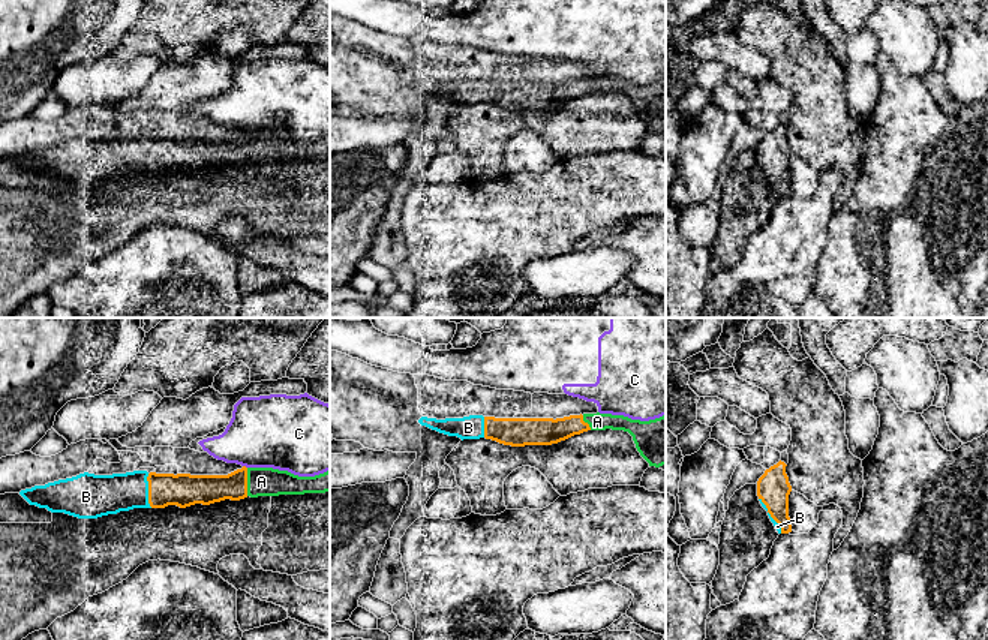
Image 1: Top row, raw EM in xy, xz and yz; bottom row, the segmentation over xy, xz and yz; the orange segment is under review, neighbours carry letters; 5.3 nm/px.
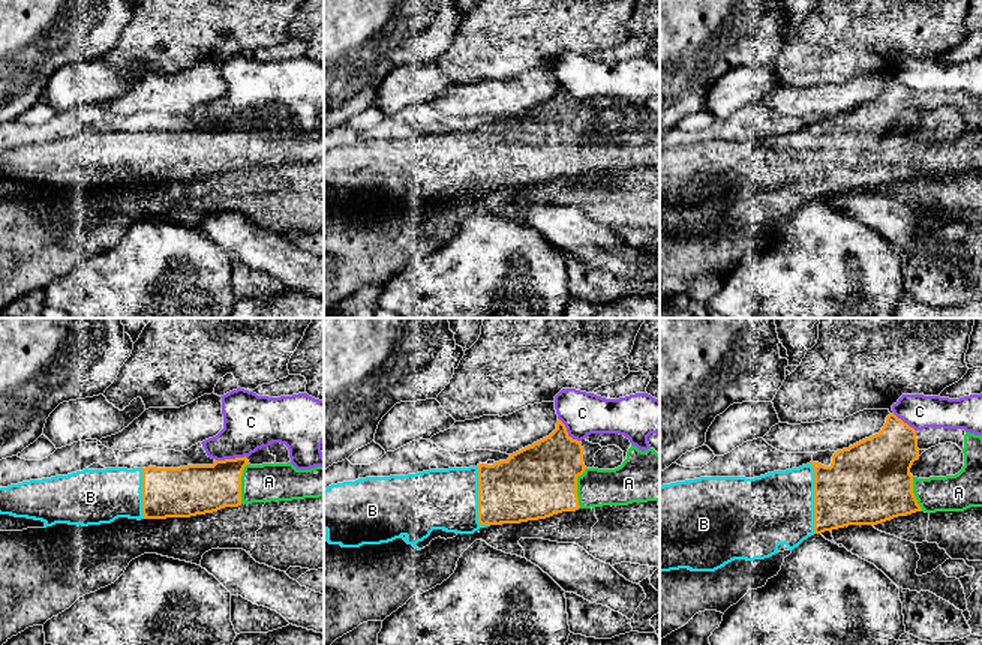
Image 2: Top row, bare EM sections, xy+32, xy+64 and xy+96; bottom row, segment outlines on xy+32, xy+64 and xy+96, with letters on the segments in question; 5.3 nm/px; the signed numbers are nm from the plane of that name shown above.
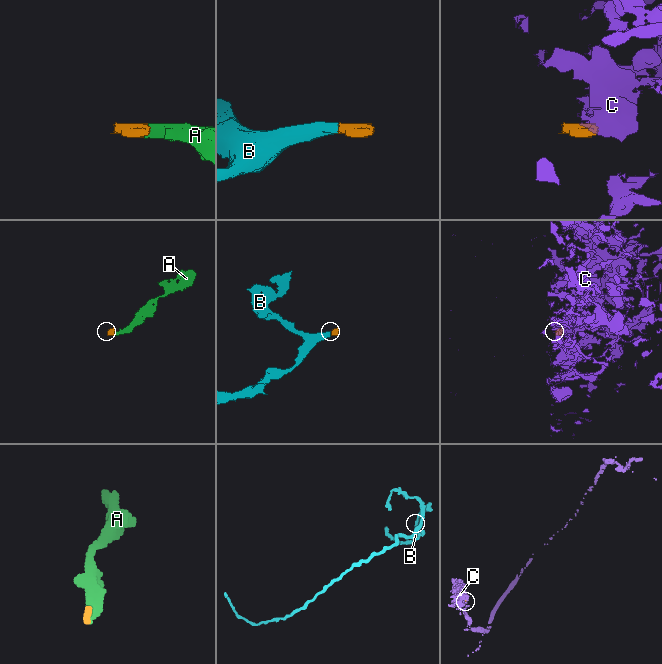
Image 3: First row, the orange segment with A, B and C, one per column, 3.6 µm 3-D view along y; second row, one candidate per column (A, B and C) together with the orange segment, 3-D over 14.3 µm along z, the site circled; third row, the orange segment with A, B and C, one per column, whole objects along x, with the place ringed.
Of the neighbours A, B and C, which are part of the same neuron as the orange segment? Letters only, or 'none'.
A, B

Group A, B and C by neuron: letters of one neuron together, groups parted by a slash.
A B / C

